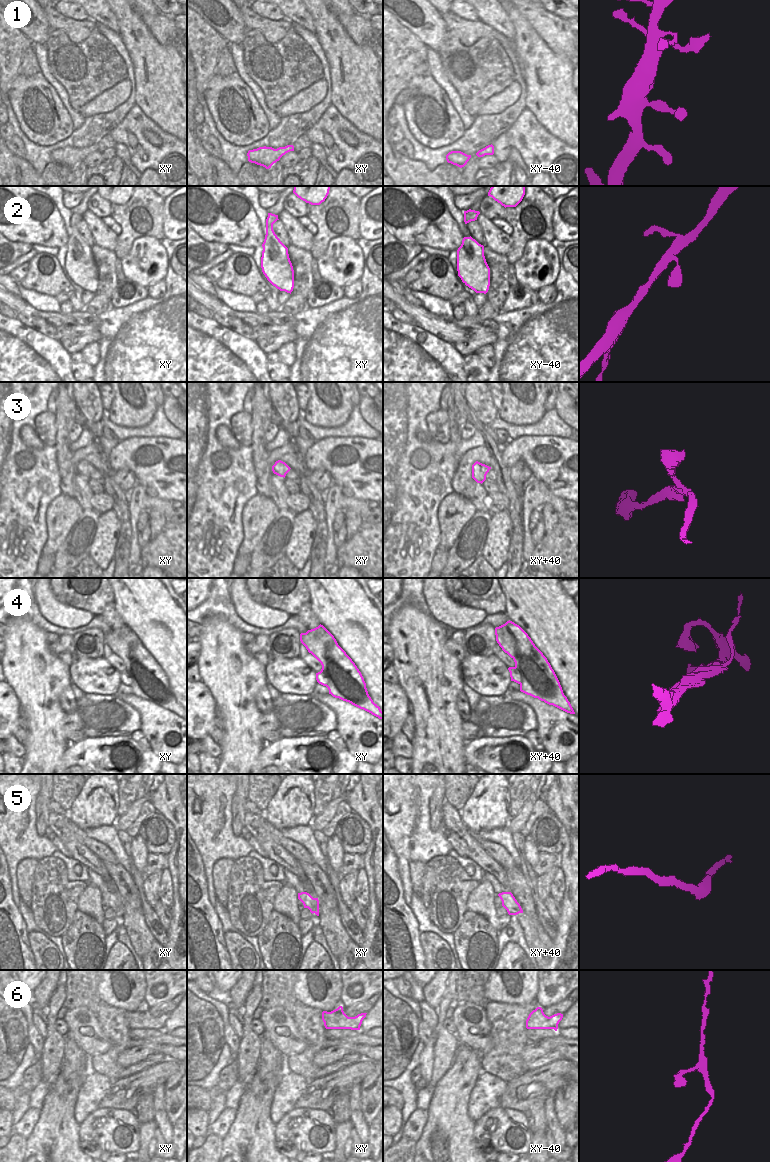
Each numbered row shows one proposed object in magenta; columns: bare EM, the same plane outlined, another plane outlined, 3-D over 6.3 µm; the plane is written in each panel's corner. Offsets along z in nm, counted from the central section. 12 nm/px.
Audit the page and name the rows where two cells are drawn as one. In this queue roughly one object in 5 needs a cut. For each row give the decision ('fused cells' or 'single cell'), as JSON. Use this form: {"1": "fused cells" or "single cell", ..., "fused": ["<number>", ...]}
{"1": "single cell", "2": "single cell", "3": "single cell", "4": "fused cells", "5": "single cell", "6": "single cell", "fused": ["4"]}

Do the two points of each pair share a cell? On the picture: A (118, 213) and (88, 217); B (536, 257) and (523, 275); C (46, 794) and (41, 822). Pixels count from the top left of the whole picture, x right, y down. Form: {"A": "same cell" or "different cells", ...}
{"A": "different cells", "B": "same cell", "C": "same cell"}

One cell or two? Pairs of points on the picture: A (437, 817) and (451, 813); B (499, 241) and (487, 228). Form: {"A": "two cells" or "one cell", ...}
{"A": "two cells", "B": "one cell"}

